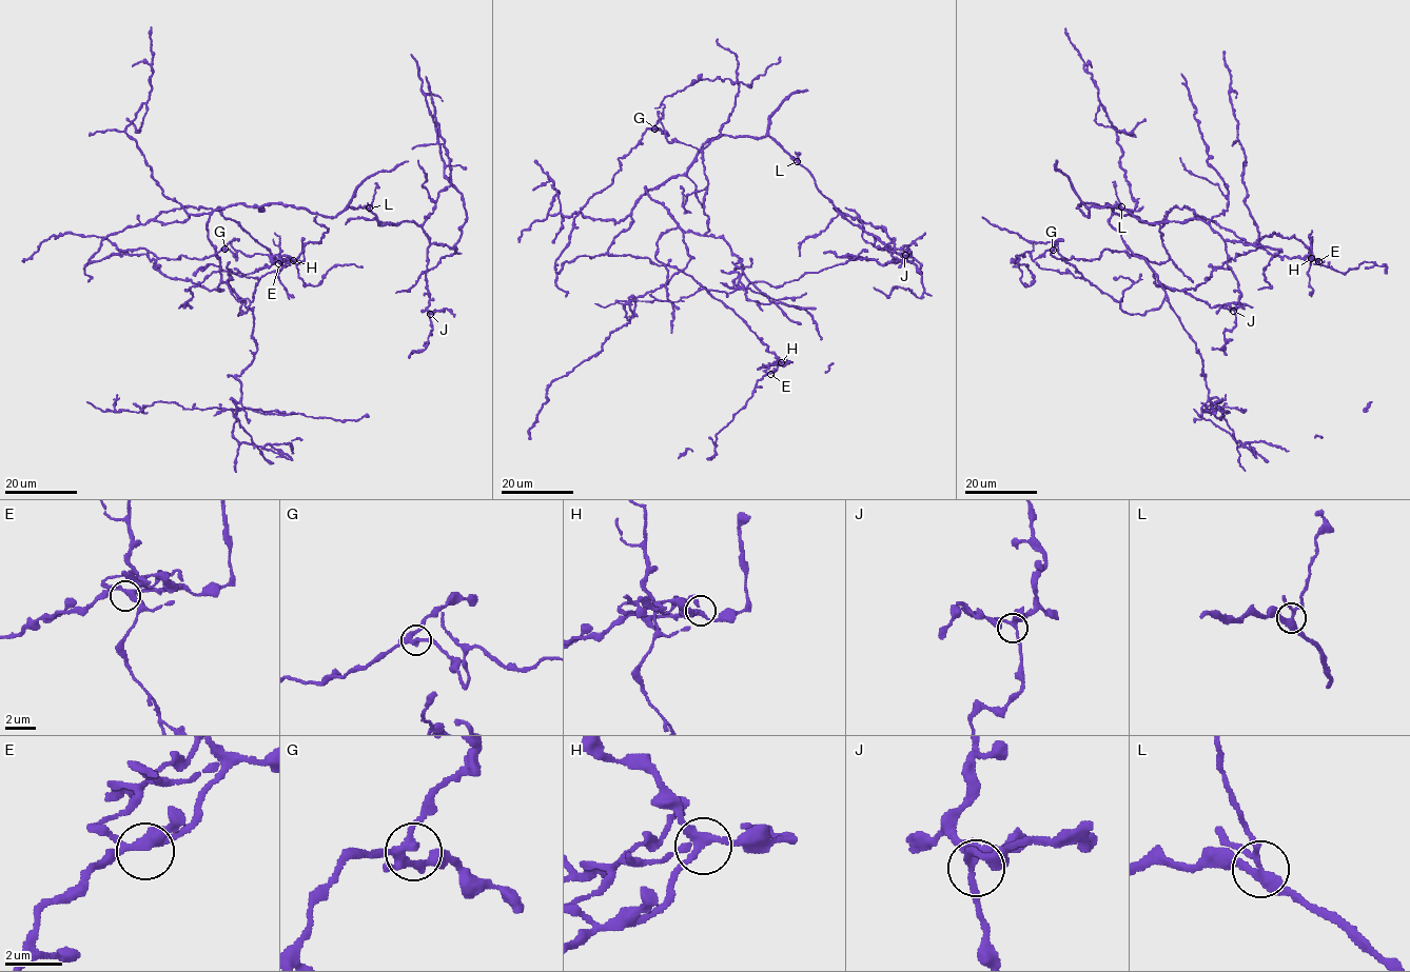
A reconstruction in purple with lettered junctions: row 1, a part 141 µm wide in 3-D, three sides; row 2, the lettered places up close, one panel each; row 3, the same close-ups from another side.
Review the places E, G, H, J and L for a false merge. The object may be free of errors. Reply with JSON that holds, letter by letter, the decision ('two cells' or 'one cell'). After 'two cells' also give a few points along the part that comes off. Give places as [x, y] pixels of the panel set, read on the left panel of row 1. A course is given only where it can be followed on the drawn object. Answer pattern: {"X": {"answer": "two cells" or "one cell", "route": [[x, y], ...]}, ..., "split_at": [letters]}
{"E": {"answer": "one cell"}, "G": {"answer": "one cell"}, "H": {"answer": "one cell"}, "J": {"answer": "one cell"}, "L": {"answer": "two cells", "route": [[369, 209], [377, 185], [374, 183]]}, "split_at": ["L"]}

